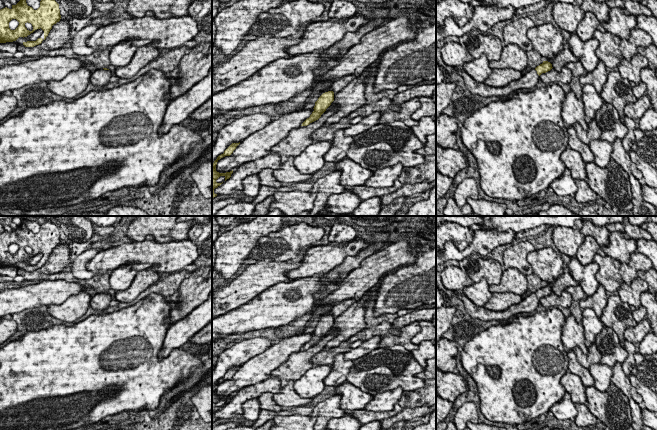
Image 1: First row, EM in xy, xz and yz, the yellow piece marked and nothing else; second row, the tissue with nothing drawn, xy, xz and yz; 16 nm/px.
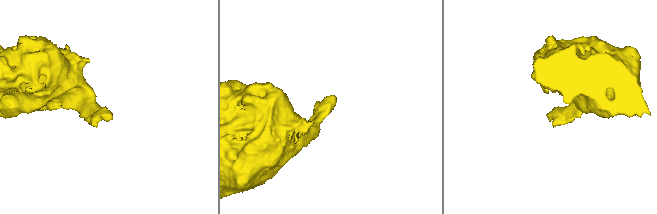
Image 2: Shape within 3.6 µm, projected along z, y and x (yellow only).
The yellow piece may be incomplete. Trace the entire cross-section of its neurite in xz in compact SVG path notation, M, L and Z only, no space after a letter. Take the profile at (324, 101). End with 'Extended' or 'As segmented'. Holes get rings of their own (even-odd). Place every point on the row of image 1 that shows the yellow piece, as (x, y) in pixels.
M330 87L323 89L320 92L321 96L318 98L318 100L315 102L314 111L310 115L309 118L307 118L301 126L307 126L310 123L318 120L321 115L326 111L326 109L331 105L331 103L334 101L334 92Z. Extended

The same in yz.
M543 61L542 64L537 66L535 69L531 69L525 75L523 75L519 80L512 81L503 87L492 87L484 83L479 83L475 81L470 75L465 71L459 69L459 67L453 67L454 70L464 79L467 89L472 94L477 94L482 97L502 97L507 96L511 92L519 89L530 89L537 85L540 80L540 75L550 71L553 67L548 61Z. Extended

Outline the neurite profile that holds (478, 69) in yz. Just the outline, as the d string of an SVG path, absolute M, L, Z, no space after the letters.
M482 54L478 59L473 59L470 62L464 63L463 69L479 83L484 83L492 73L492 69L489 67L489 61L485 54Z

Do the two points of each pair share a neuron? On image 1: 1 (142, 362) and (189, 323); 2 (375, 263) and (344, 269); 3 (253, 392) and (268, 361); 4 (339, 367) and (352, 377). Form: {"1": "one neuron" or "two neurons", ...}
{"1": "two neurons", "2": "two neurons", "3": "two neurons", "4": "two neurons"}

